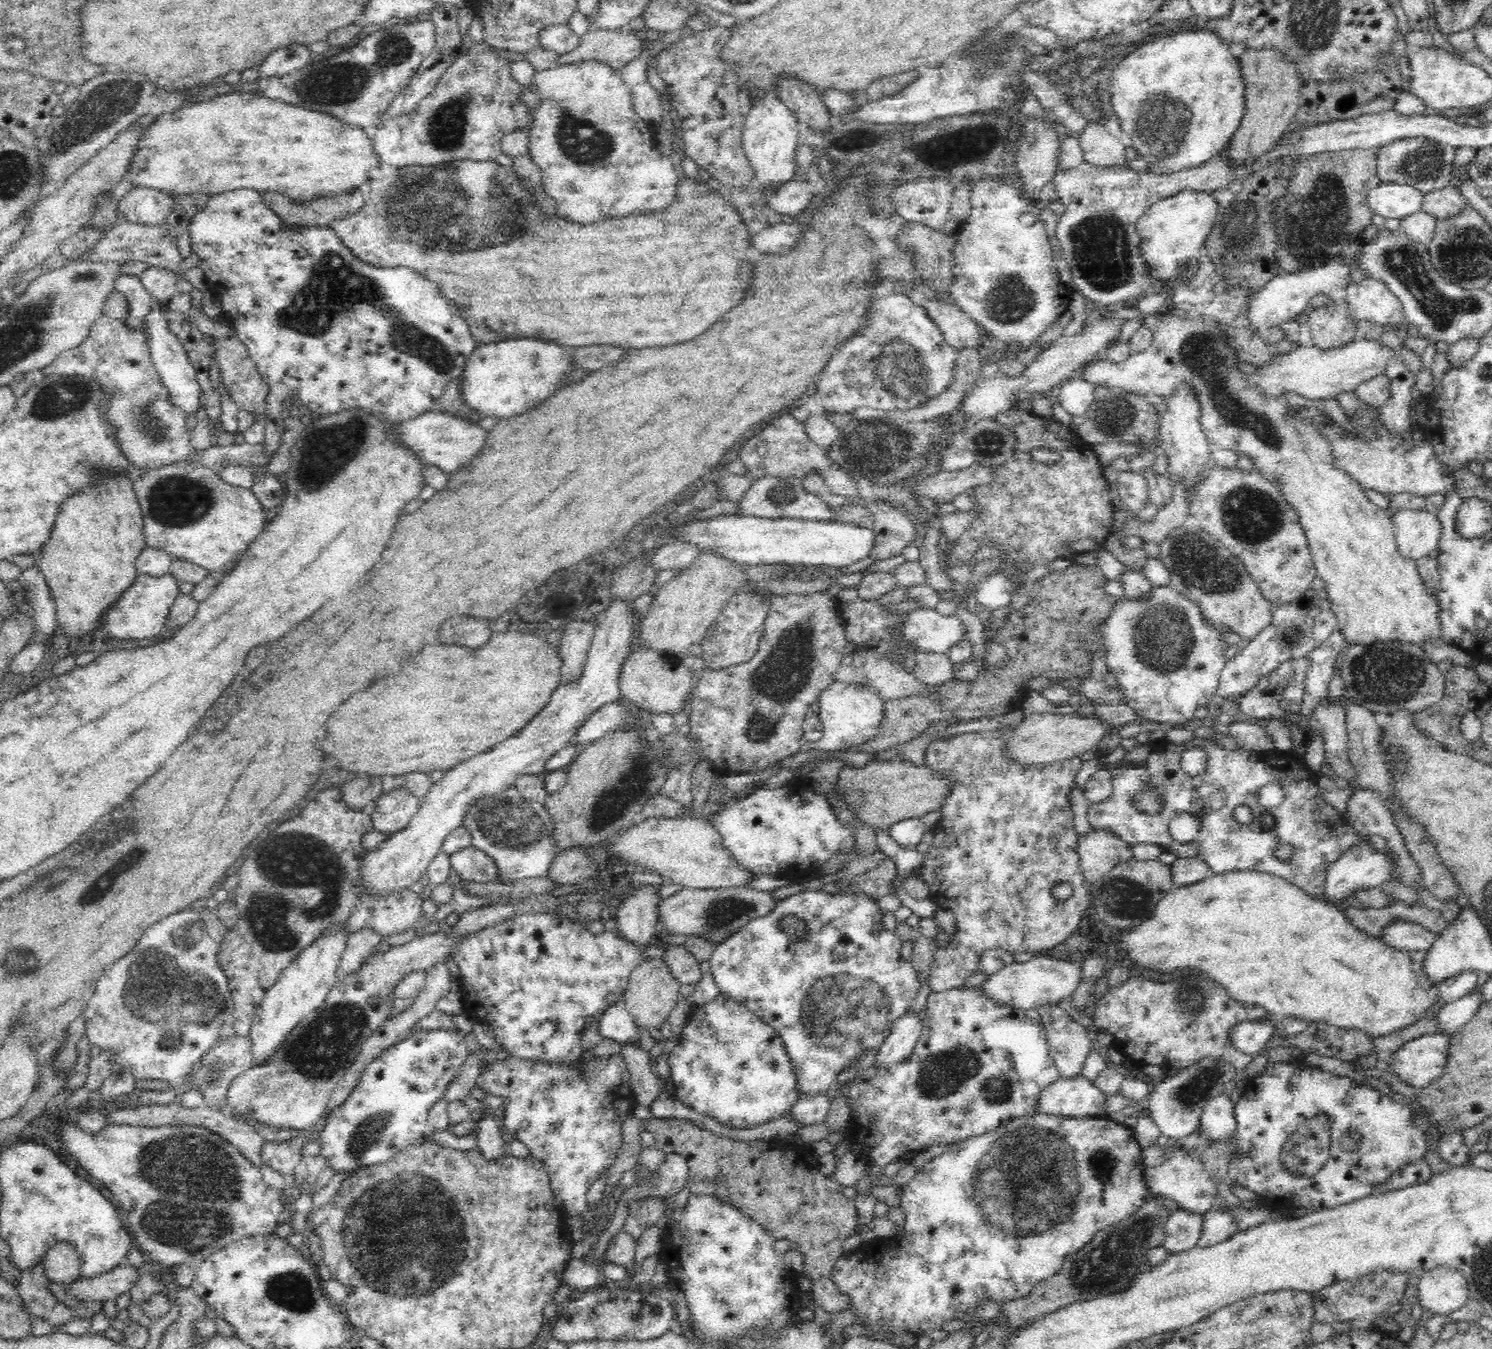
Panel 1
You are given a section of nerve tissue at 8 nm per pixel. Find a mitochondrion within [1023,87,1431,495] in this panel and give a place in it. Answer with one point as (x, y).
(1102, 257)

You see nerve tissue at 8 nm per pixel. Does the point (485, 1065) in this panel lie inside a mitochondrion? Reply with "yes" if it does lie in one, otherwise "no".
no

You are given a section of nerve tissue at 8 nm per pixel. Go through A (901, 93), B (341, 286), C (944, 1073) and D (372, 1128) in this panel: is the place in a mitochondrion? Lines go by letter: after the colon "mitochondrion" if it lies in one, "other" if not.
A: other
B: mitochondrion
C: mitochondrion
D: mitochondrion

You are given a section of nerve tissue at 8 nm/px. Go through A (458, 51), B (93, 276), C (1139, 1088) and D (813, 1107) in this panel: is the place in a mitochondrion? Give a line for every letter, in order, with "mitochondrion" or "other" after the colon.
A: other
B: mitochondrion
C: other
D: other

